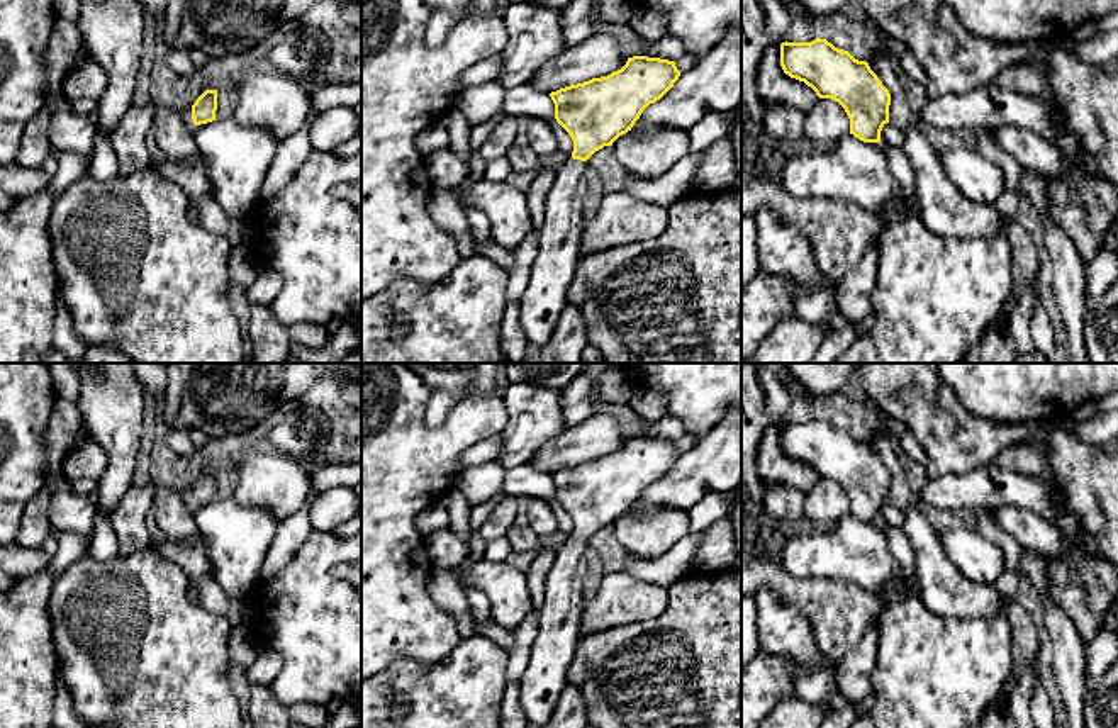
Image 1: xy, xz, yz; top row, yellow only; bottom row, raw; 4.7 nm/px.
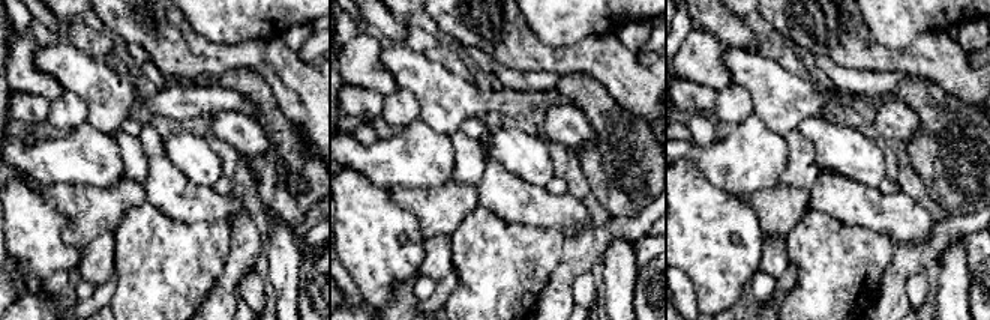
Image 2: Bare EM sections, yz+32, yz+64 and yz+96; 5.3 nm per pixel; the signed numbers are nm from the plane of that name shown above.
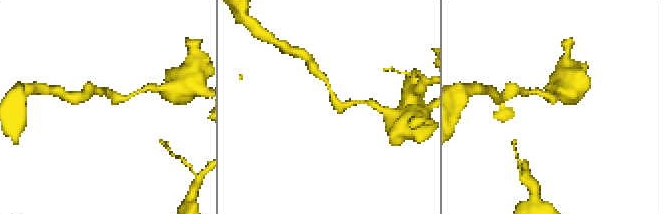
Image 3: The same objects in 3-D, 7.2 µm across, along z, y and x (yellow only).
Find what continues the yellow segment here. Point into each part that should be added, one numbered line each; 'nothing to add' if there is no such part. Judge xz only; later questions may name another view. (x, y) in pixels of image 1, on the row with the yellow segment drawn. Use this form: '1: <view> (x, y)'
1: xz (545, 297)

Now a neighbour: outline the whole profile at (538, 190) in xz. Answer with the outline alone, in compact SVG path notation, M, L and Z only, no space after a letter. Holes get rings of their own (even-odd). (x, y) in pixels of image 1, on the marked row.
M553 171L536 175L533 183L526 190L528 207L534 229L539 229L545 221L546 199L551 190L553 180L555 180Z

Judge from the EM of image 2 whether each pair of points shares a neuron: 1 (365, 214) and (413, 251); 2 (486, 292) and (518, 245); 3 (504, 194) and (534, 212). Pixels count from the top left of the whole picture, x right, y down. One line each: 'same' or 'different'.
1: same
2: same
3: same

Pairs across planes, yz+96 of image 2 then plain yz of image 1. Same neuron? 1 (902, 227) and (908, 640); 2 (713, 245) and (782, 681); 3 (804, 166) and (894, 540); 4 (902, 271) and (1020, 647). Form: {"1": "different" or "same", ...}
{"1": "different", "2": "different", "3": "same", "4": "same"}

